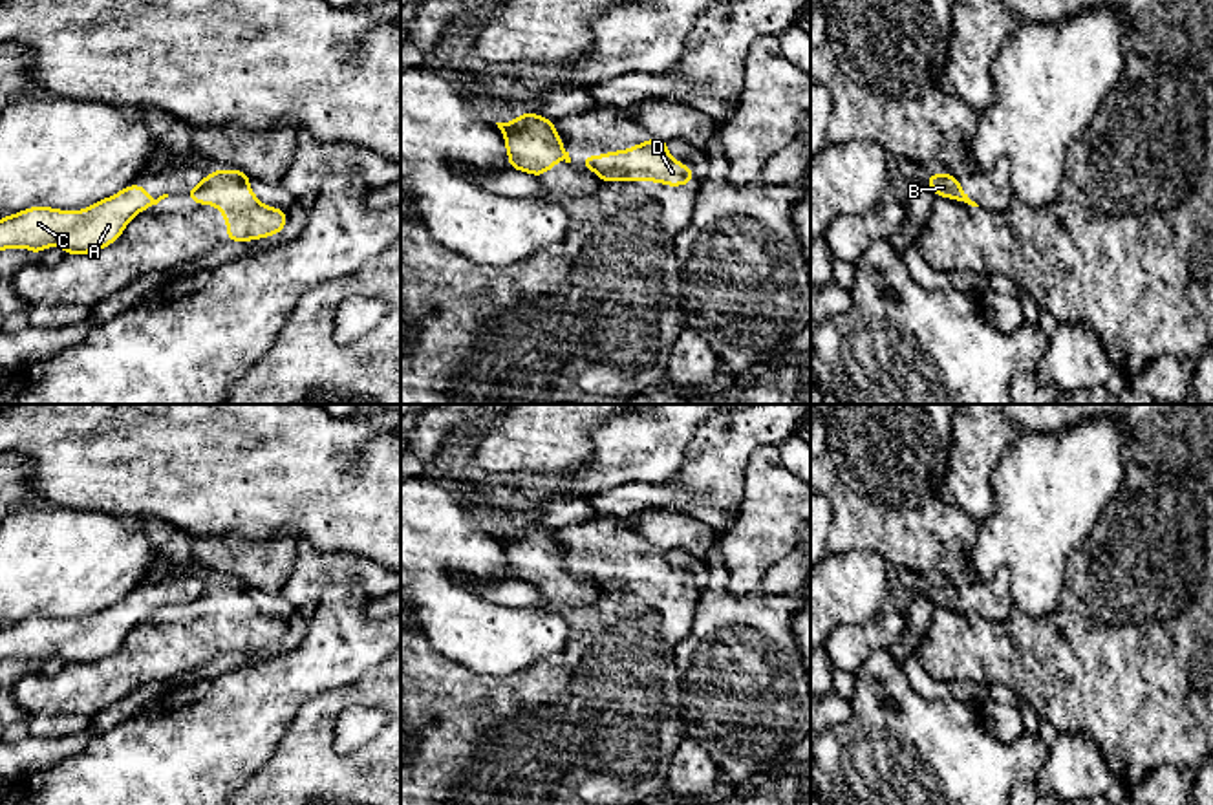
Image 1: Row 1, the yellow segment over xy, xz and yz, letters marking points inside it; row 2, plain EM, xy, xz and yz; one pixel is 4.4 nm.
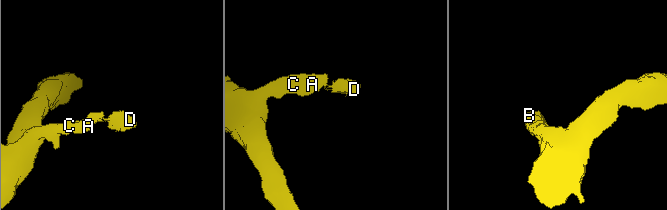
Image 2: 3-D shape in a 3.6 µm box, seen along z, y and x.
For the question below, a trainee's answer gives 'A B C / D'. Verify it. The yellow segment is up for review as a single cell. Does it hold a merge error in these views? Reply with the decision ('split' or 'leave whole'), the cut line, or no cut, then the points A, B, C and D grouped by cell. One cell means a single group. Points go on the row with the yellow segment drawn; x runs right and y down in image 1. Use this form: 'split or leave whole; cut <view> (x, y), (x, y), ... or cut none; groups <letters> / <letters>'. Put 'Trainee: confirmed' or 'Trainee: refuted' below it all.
split; cut xz (564, 150), (560, 156); groups A B C / D
Trainee: confirmed

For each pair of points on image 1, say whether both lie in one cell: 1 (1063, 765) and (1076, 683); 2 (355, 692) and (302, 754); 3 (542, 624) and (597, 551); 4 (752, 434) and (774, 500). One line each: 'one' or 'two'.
1: two
2: one
3: two
4: two

